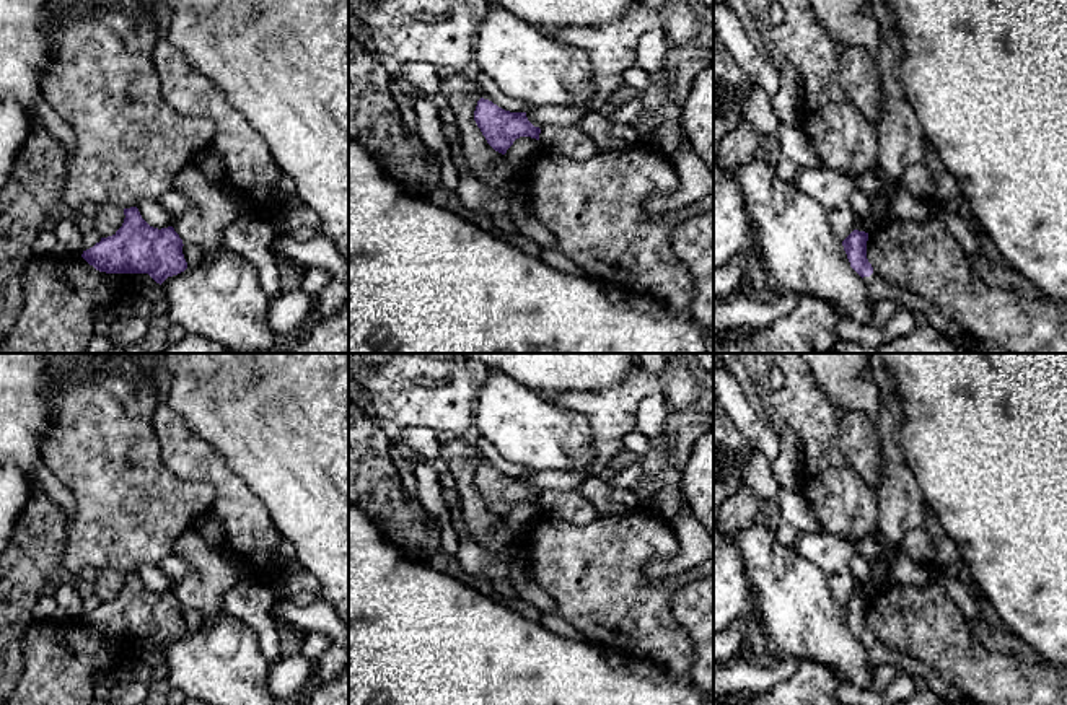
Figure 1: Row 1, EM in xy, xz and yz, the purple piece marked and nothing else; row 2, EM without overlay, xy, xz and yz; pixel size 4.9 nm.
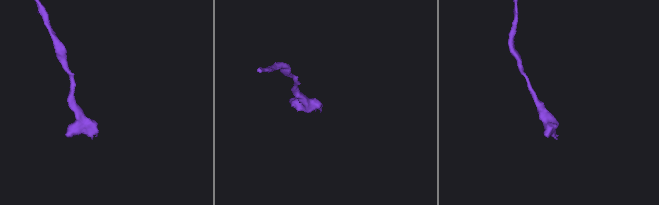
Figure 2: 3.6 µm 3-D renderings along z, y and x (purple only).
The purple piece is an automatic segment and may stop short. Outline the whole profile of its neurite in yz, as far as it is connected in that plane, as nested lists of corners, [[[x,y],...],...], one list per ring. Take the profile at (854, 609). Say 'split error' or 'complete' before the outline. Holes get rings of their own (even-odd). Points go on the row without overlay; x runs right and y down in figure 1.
split error; [[[854,594],[844,606],[844,615],[850,632],[863,643],[868,661],[875,668],[878,664],[893,664],[904,671],[904,674],[924,677],[927,689],[946,700],[950,705],[971,705],[963,692],[951,682],[945,681],[933,668],[909,655],[899,655],[888,648],[878,637],[873,635],[867,624],[868,598]]]

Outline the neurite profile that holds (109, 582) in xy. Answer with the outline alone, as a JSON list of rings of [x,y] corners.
[[[106,567],[98,571],[94,594],[101,599],[101,602],[112,601],[122,591],[124,583],[124,573]]]

